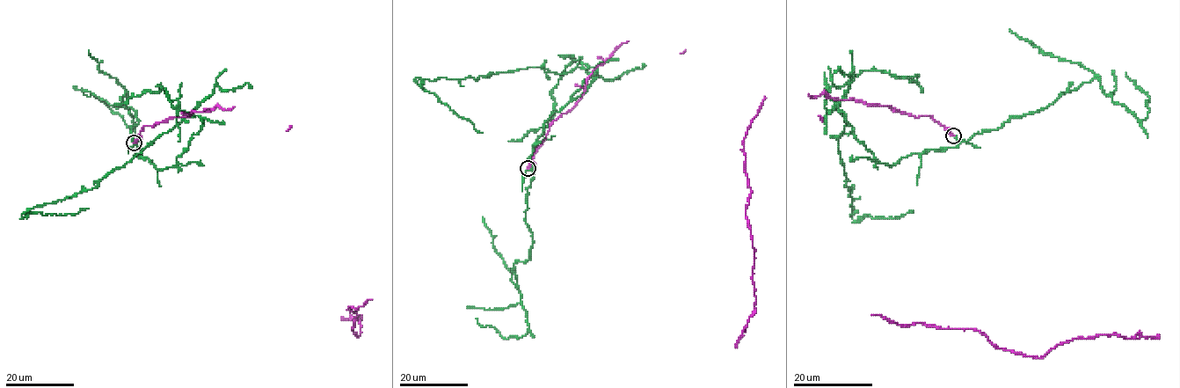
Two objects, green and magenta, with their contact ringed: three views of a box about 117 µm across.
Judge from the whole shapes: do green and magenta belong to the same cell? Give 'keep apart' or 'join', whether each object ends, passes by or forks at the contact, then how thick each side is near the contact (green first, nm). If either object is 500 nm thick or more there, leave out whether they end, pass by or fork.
keep apart; green passes by; magenta ends; calibres 220 and 320 nm

